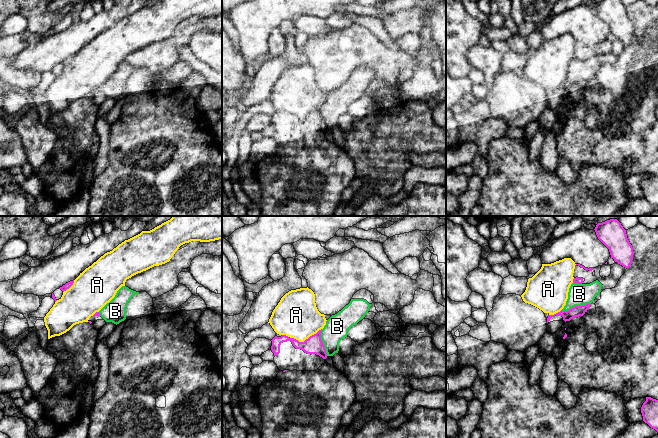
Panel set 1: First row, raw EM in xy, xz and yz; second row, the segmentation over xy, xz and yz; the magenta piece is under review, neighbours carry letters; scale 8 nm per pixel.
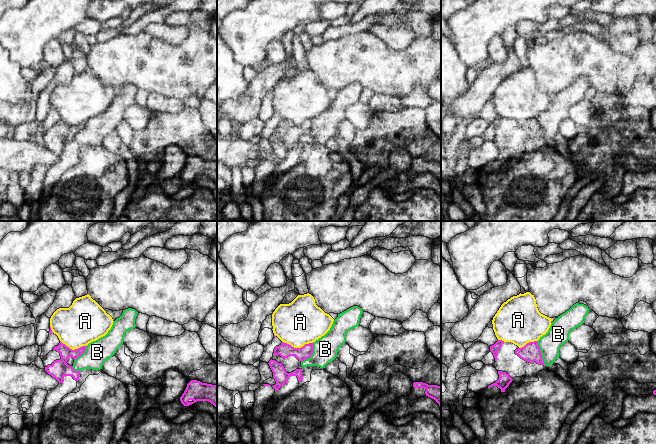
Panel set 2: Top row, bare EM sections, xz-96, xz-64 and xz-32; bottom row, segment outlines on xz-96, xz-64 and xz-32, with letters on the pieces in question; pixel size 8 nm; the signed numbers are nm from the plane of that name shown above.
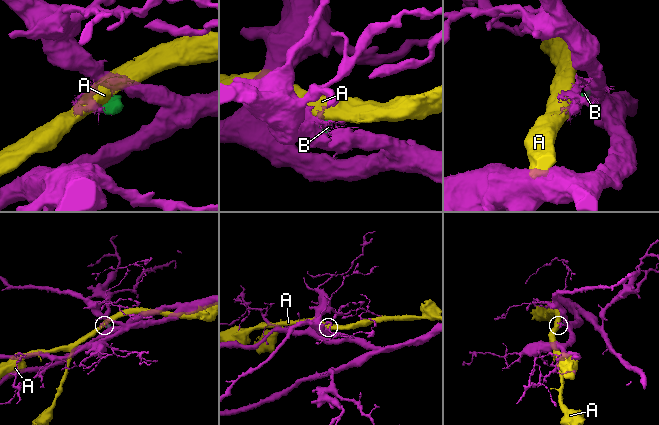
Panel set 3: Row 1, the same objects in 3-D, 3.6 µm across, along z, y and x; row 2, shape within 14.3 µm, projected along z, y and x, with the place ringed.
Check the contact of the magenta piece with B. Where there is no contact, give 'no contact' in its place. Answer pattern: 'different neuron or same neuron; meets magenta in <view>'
different neuron; meets magenta in yz

